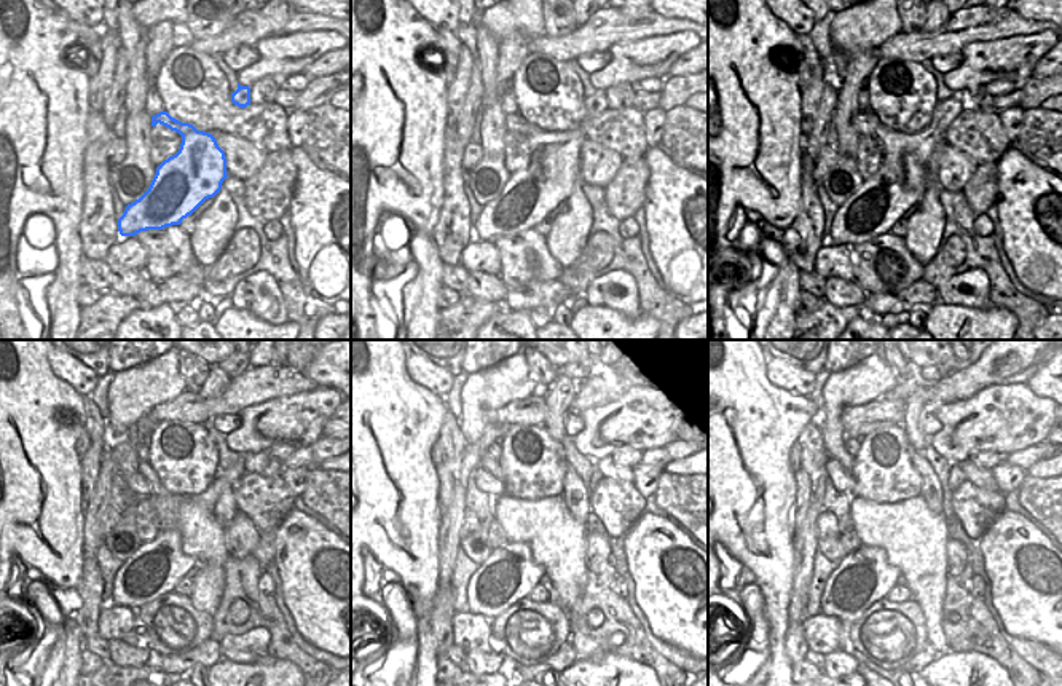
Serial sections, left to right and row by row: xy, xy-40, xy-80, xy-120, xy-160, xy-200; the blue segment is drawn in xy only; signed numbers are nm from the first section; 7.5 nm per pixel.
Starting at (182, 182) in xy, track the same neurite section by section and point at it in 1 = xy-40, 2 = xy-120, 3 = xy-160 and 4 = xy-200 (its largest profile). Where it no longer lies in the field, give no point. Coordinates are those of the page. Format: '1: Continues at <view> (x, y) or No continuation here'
1: Continues at xy-40 (552, 169)
2: Continues at xy-120 (157, 567)
3: Continues at xy-160 (509, 573)
4: Continues at xy-200 (863, 576).

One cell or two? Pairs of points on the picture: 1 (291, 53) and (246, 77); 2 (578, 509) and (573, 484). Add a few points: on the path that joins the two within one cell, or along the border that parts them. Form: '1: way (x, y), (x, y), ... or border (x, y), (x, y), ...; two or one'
1: way (279, 58), (257, 70); one
2: way (579, 503), (581, 498), (574, 490); one

